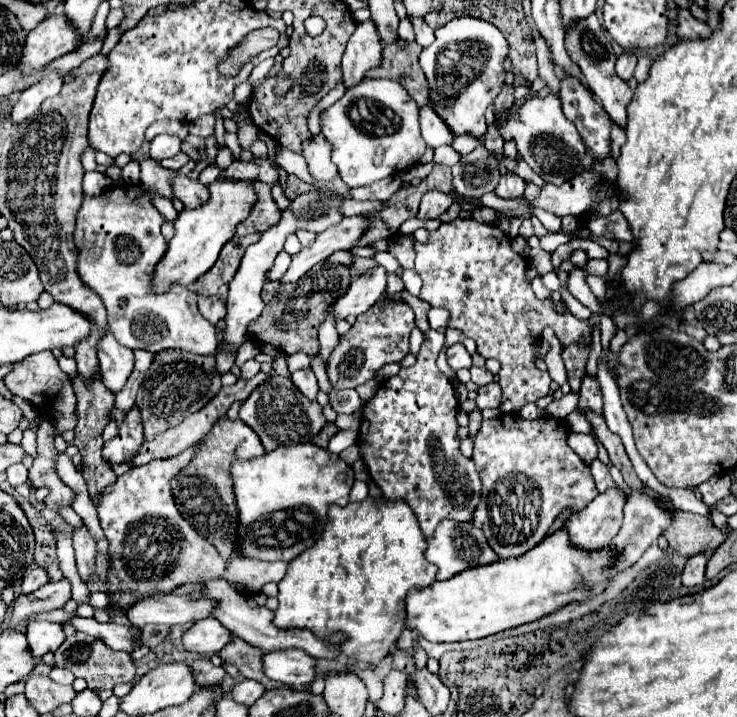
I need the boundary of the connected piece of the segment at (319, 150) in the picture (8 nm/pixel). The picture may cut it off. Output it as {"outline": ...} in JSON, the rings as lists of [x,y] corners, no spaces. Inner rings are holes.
{"outline":[[[317,134],[311,142],[303,144],[303,156],[305,156],[305,160],[309,164],[309,172],[315,180],[329,182],[337,176],[337,168],[331,162],[331,146],[321,134]]]}

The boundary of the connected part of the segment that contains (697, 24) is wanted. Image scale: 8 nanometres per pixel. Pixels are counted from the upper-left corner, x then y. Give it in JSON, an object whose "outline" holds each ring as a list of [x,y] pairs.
{"outline":[[[679,10],[677,34],[679,34],[679,38],[687,38],[687,40],[689,38],[707,38],[707,36],[711,36],[711,28],[705,22],[693,18],[689,10]]]}

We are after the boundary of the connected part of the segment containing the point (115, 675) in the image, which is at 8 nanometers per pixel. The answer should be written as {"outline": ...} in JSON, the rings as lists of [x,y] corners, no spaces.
{"outline":[[[75,632],[73,636],[65,638],[65,642],[57,648],[55,666],[69,668],[77,678],[83,678],[101,700],[107,700],[113,694],[115,684],[135,680],[135,664],[129,652],[115,652],[107,644],[101,644],[101,640],[95,640],[81,632]]]}

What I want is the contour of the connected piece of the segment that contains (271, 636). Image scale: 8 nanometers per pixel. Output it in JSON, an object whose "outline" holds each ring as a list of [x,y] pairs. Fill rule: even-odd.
{"outline":[[[207,580],[203,582],[203,596],[211,598],[211,600],[221,600],[221,604],[217,604],[217,612],[213,612],[213,616],[233,632],[233,636],[243,638],[245,642],[263,648],[265,652],[269,650],[277,650],[277,648],[301,648],[305,652],[309,652],[313,658],[337,658],[337,652],[329,646],[325,646],[323,642],[319,642],[309,630],[281,630],[273,624],[273,612],[269,612],[265,606],[259,606],[251,596],[247,594],[239,594],[237,590],[233,590],[229,584],[225,584],[225,580]]]}

